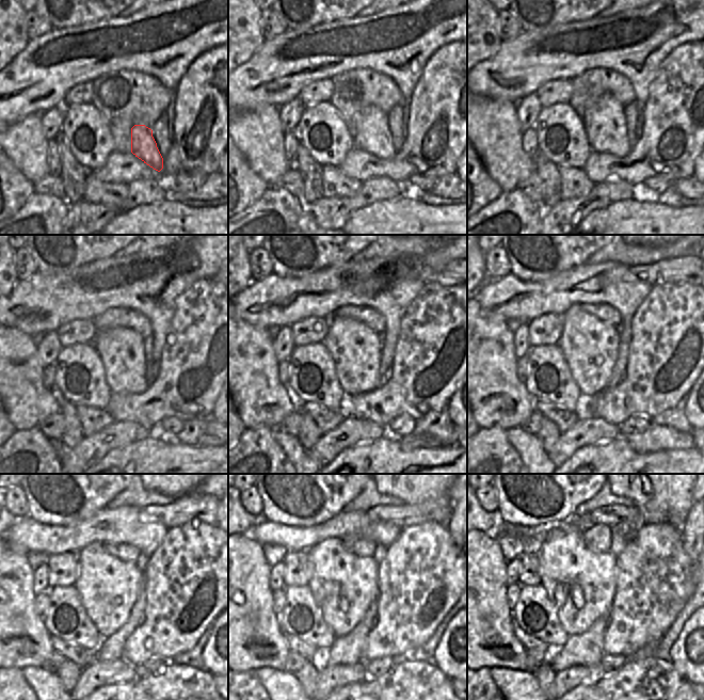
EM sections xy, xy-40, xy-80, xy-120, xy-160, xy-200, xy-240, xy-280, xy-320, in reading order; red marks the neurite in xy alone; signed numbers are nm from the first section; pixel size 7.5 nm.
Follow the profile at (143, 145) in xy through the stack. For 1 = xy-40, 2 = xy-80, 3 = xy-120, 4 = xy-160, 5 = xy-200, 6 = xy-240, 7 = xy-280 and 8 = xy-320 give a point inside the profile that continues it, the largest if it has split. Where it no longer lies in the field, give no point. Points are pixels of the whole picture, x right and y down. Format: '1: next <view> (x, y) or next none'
1: next xy-40 (372, 134)
2: next xy-80 (605, 122)
3: next xy-120 (121, 349)
4: next xy-160 (355, 348)
5: next xy-200 (590, 346)
6: next xy-240 (109, 587)
7: next xy-280 (344, 585)
8: next xy-320 (563, 558)

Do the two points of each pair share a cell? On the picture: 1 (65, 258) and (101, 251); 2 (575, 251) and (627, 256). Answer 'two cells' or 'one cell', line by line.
1: one cell
2: two cells

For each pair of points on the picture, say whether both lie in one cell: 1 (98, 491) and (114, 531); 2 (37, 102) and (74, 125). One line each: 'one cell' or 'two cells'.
1: two cells
2: two cells

